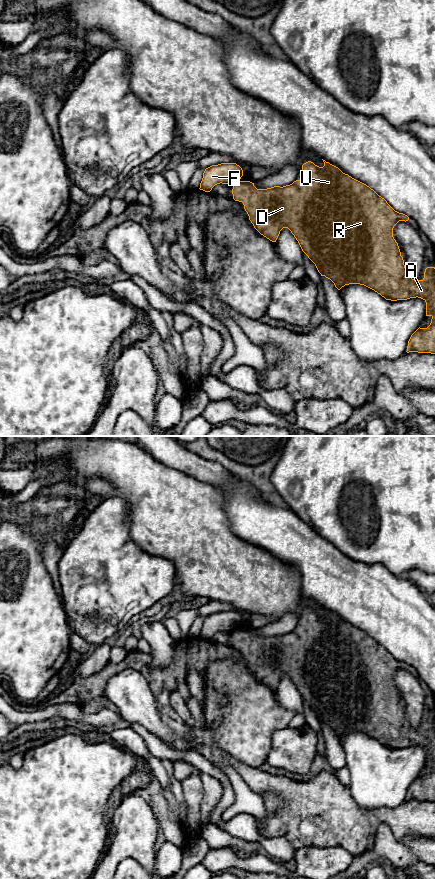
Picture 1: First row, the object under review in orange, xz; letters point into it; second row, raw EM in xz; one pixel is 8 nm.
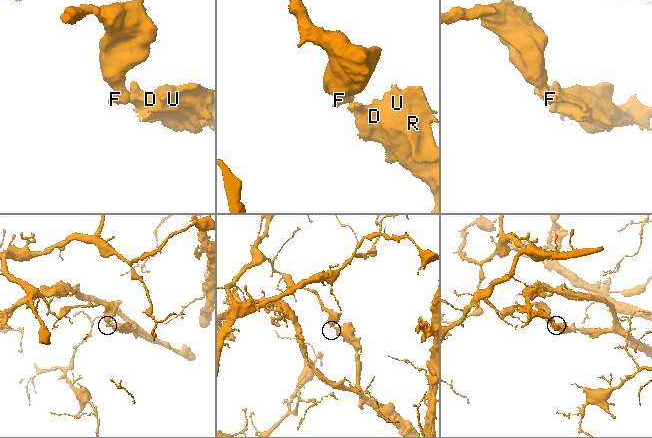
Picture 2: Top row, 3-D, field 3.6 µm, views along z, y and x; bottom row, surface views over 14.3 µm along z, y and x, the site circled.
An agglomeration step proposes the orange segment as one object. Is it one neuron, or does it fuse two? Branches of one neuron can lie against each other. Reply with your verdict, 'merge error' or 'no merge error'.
merge error

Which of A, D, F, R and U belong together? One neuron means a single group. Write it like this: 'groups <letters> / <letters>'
groups A D R U / F

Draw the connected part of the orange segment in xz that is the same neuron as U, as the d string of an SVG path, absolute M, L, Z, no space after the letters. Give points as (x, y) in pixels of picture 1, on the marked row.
M311 161L304 163L300 175L302 179L283 187L257 189L250 181L237 181L233 184L233 199L243 203L254 228L270 241L276 242L280 231L288 228L321 276L330 279L338 290L345 285L360 284L374 290L386 300L397 301L416 297L423 299L426 302L426 316L432 317L431 323L427 328L419 327L411 335L406 352L435 354L435 267L427 267L422 280L412 279L405 268L398 243L393 237L394 226L399 221L408 221L409 217L395 211L366 184L343 173L329 162L323 162L323 167Z

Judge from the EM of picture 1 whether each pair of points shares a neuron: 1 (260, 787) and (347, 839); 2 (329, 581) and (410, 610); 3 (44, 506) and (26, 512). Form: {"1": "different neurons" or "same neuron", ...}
{"1": "same neuron", "2": "same neuron", "3": "same neuron"}

